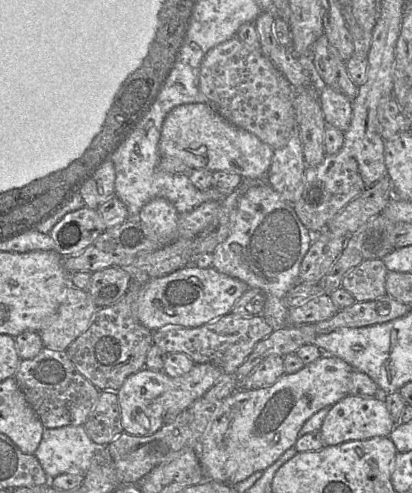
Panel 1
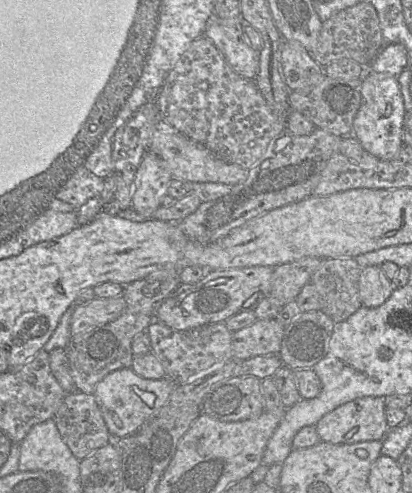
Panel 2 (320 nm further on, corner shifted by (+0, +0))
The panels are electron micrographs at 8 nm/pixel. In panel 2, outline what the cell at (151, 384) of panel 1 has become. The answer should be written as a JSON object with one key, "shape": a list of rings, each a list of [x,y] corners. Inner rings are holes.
{"shape":[[[131,367],[107,374],[95,387],[93,396],[101,411],[112,439],[131,436],[168,401],[176,384],[168,378],[147,379],[136,374]]]}

